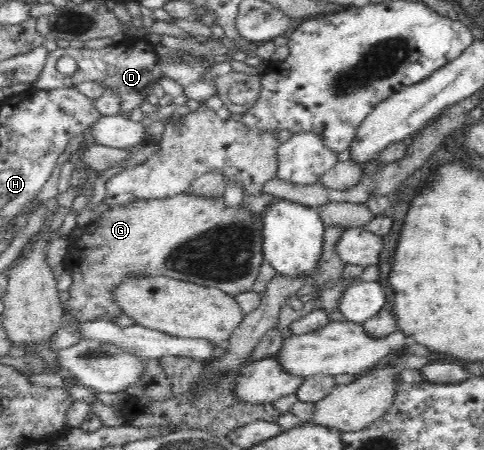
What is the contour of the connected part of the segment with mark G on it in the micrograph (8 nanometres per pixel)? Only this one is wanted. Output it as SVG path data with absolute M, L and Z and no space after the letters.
M188 192L166 198L140 199L122 206L113 206L99 217L82 225L81 238L71 239L62 265L72 277L70 299L63 304L64 312L74 320L113 321L122 316L120 306L112 300L112 292L131 277L164 276L200 286L212 286L228 295L252 291L264 254L262 249L261 214L252 215L241 205L226 206L223 196L204 198Z

